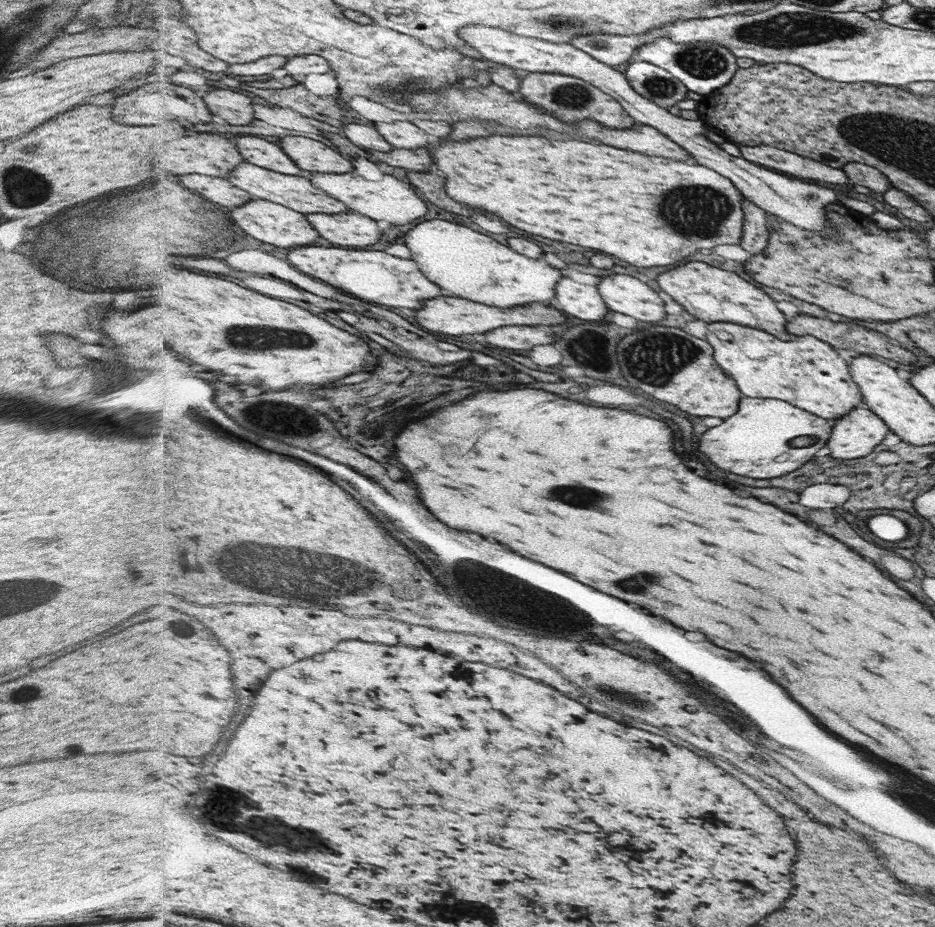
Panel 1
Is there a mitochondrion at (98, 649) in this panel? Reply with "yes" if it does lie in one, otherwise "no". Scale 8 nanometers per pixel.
no

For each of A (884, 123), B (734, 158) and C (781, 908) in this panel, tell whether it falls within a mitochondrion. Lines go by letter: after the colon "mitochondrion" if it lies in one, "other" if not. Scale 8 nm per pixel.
A: mitochondrion
B: other
C: other

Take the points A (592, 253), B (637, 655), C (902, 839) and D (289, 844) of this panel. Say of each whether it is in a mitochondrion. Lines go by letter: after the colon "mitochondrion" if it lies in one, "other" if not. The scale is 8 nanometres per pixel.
A: other
B: other
C: other
D: mitochondrion

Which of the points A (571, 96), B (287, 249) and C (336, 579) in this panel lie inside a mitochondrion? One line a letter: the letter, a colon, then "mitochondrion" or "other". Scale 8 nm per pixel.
A: mitochondrion
B: other
C: mitochondrion

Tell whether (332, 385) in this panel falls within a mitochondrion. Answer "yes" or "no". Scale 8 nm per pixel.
no

